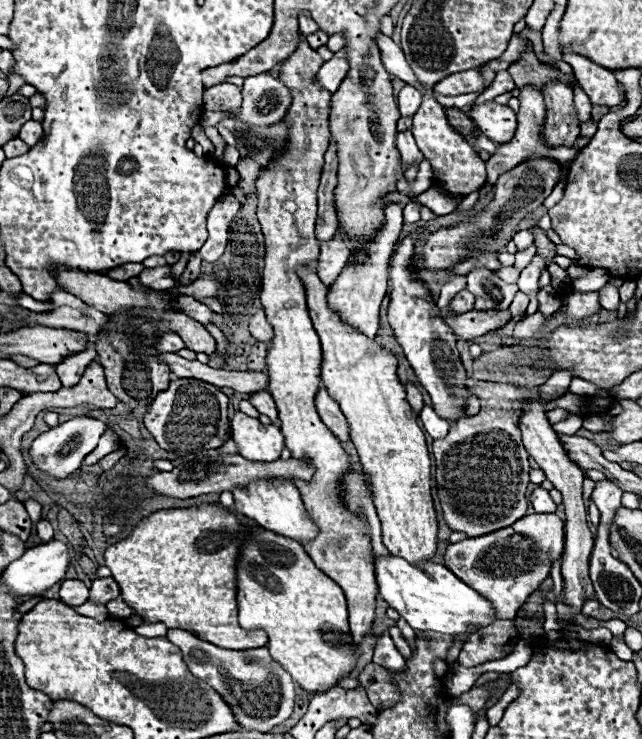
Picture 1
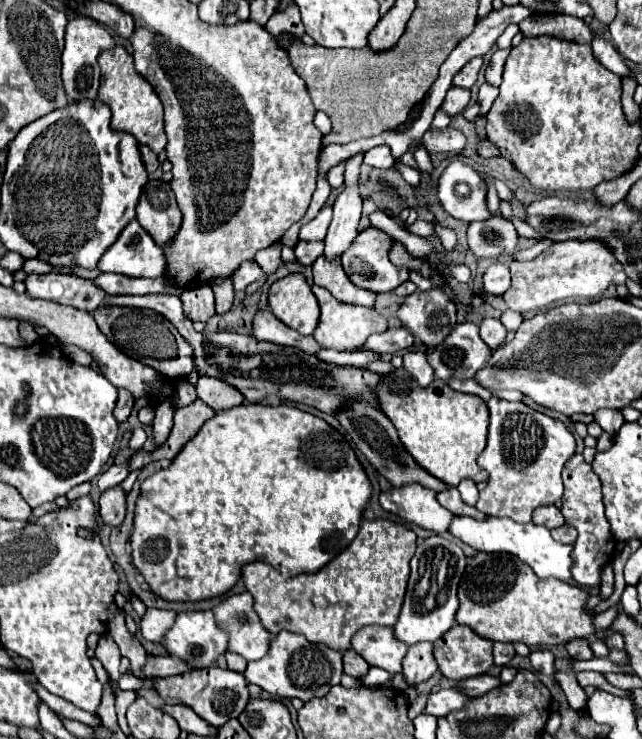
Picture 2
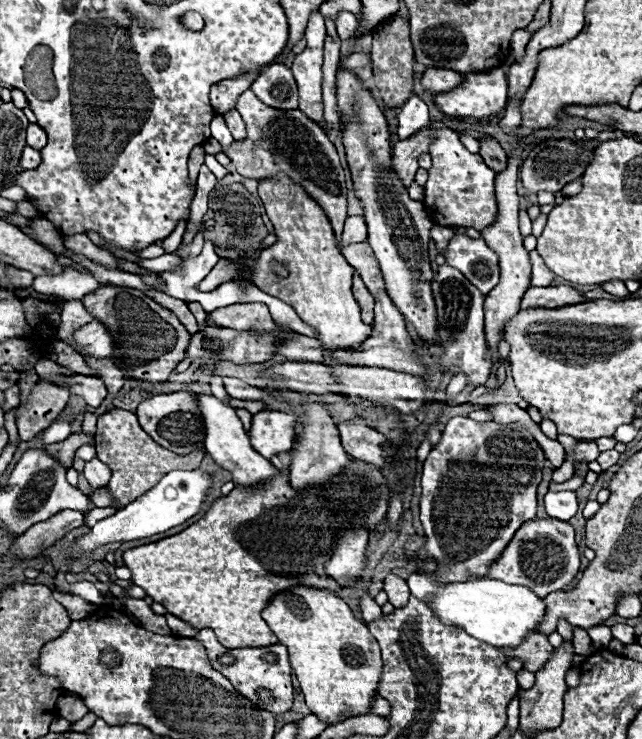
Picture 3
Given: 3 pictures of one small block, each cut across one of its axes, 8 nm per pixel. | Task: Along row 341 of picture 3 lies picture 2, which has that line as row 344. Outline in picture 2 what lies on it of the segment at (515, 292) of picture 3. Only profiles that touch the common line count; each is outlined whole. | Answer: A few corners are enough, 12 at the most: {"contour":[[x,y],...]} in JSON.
{"contour":[[496,318],[480,322],[480,338],[488,348],[504,342],[508,330]]}

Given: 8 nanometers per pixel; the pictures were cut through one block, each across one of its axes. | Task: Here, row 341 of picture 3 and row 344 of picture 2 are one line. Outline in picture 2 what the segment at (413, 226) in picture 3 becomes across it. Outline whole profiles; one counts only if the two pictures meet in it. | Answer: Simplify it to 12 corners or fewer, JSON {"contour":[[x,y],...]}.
{"contour":[[438,290],[414,292],[398,320],[428,348],[456,326],[456,304]]}

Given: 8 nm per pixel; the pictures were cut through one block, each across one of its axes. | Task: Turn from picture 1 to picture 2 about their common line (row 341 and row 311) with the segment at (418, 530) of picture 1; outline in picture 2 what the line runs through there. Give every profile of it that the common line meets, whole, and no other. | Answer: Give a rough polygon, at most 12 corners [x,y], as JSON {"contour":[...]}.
{"contour":[[312,286],[320,320],[320,346],[354,352],[386,318],[364,306],[342,304]]}

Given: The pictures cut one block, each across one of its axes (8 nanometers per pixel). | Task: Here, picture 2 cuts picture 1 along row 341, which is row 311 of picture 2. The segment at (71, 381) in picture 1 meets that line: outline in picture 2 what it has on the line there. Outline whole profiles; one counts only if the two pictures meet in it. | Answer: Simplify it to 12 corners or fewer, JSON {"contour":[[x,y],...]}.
{"contour":[[28,274],[30,298],[94,312],[106,298],[94,280]]}

